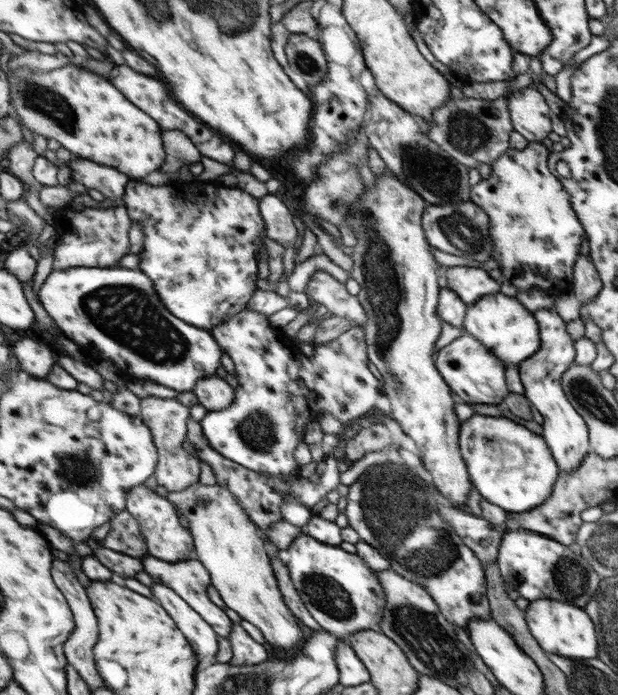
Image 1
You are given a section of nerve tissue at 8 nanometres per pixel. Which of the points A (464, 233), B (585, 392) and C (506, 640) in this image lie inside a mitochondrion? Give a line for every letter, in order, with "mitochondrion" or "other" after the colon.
A: mitochondrion
B: mitochondrion
C: other

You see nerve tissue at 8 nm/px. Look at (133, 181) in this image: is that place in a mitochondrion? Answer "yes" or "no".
no

